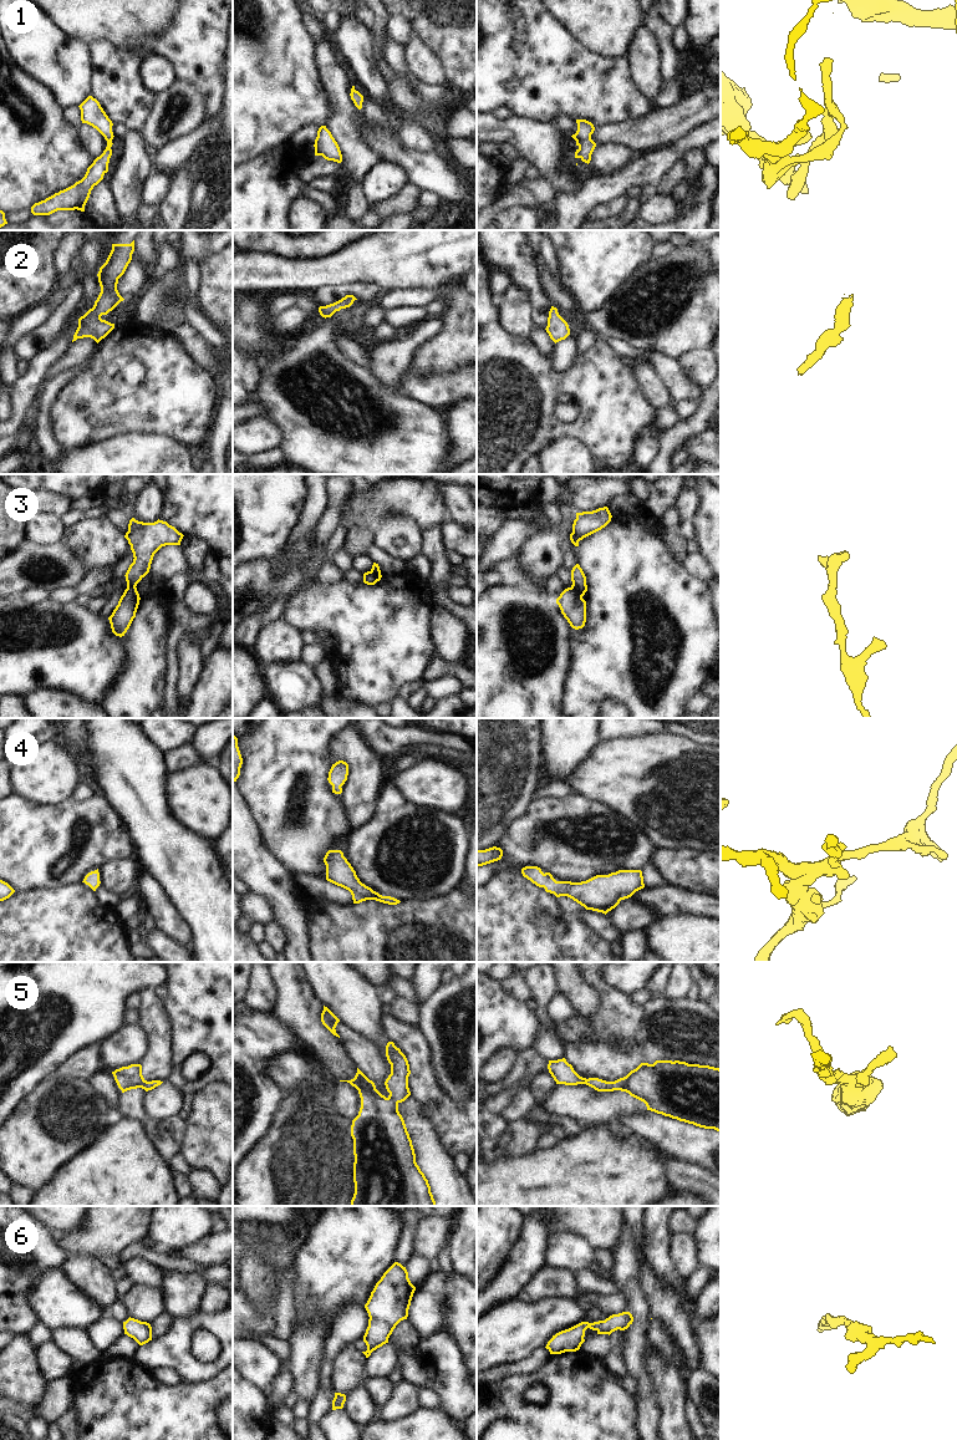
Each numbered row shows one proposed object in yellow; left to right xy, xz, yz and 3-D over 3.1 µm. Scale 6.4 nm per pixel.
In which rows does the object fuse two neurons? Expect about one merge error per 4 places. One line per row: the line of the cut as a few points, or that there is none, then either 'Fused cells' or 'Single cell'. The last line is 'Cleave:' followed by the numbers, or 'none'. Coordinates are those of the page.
1: No split. Single cell
2: No split. Single cell
3: Split along yz (571, 586), (581, 596). Fused cells
4: No split. Single cell
5: No split. Single cell
6: No split. Single cell
Cleave: 3.

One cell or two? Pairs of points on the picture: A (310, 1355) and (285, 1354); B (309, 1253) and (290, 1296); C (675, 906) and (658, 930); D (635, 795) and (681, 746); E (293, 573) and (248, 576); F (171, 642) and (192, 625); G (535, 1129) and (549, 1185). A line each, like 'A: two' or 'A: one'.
A: two
B: two
C: two
D: one
E: one
F: one
G: two

